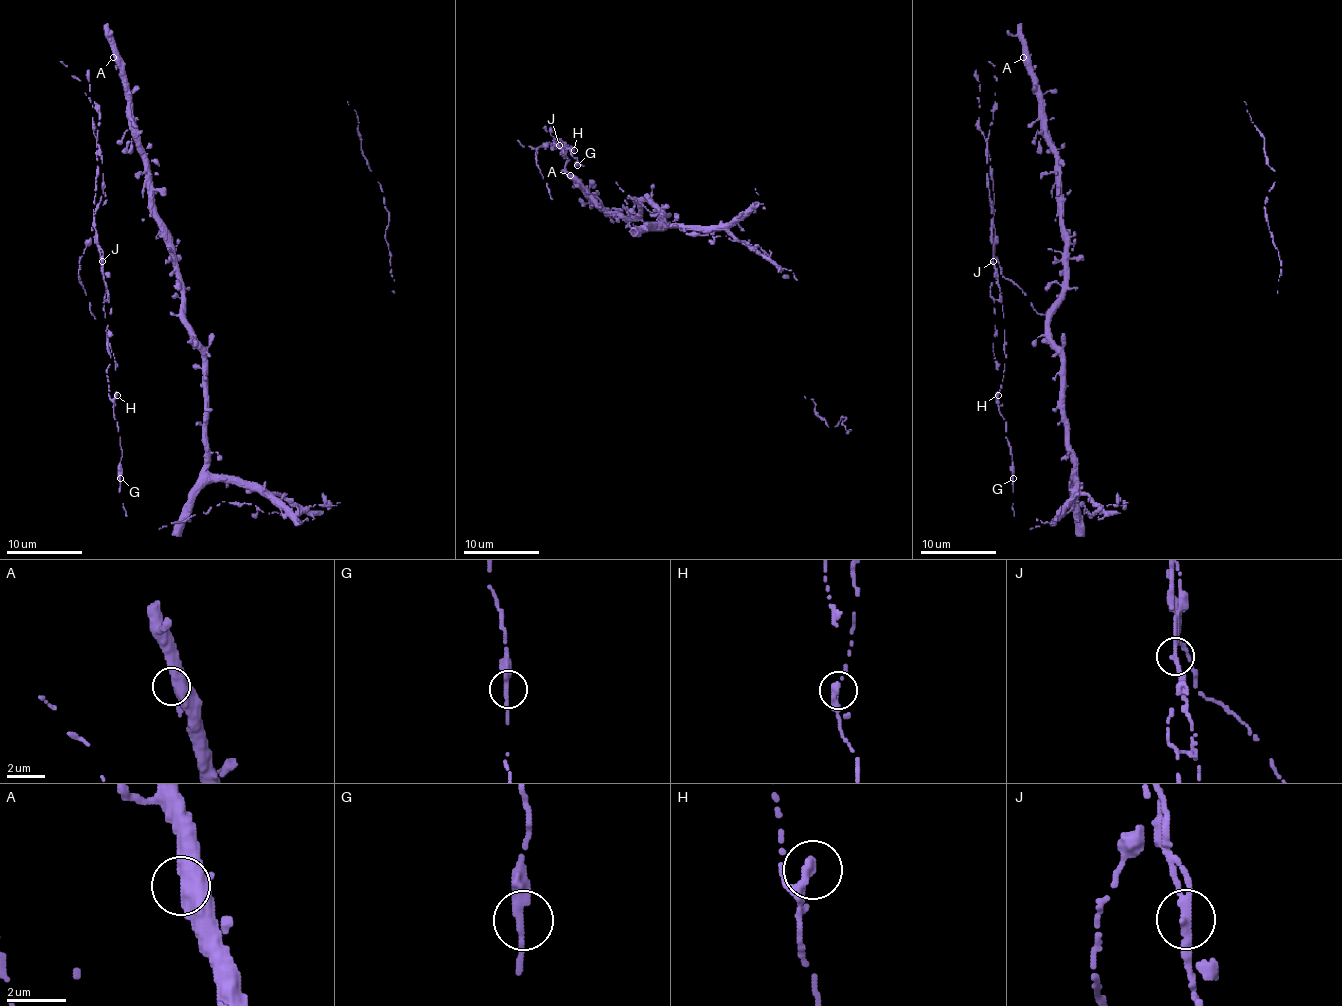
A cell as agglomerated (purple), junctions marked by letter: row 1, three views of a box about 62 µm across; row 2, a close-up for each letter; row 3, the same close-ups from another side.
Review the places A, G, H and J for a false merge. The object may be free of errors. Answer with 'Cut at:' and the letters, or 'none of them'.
Cut at: J

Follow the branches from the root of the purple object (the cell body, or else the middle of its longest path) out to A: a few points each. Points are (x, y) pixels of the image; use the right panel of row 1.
A: (1064, 398), (1064, 353), (1049, 330), (1064, 281), (1061, 171), (1042, 135), (1040, 99), (1023, 57)

